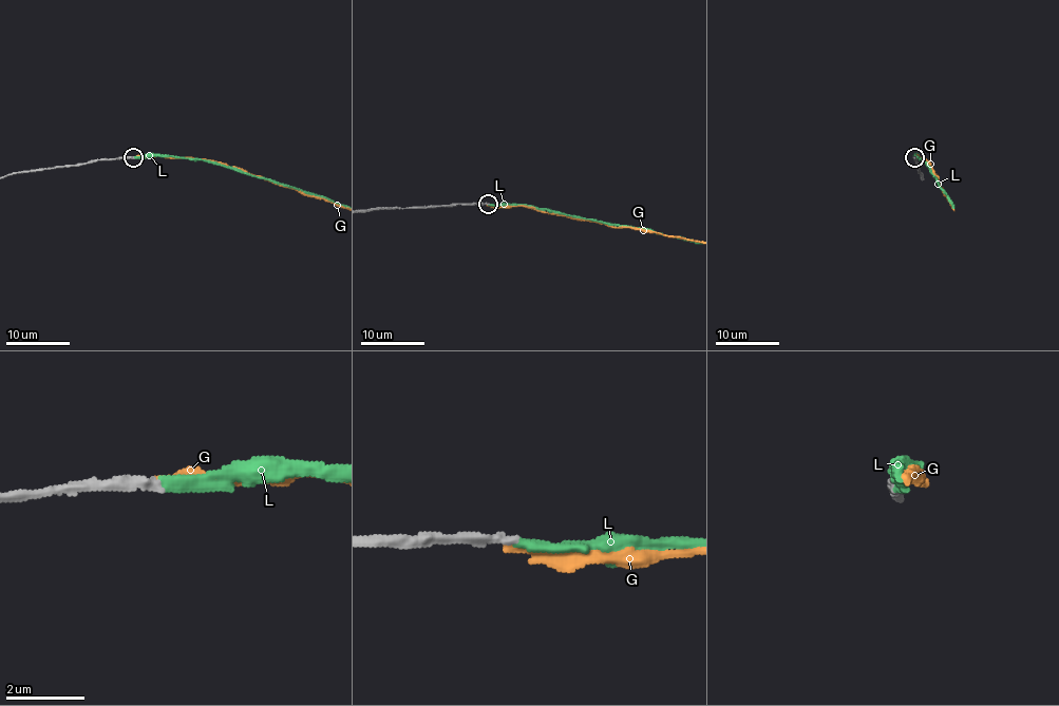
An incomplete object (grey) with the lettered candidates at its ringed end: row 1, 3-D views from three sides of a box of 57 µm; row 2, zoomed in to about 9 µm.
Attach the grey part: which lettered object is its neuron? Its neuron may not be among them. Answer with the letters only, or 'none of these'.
L

